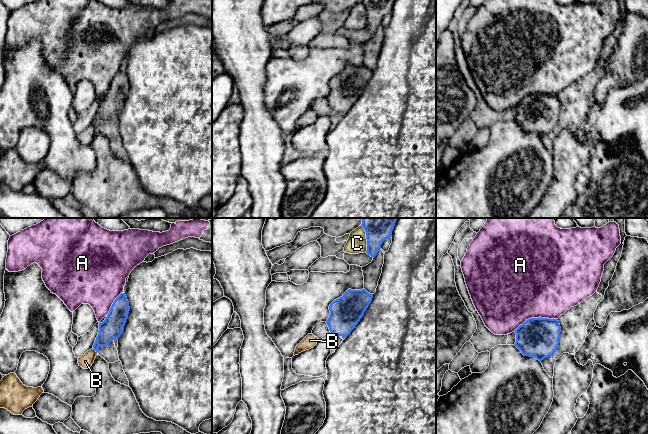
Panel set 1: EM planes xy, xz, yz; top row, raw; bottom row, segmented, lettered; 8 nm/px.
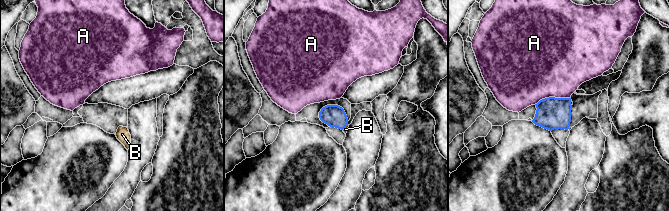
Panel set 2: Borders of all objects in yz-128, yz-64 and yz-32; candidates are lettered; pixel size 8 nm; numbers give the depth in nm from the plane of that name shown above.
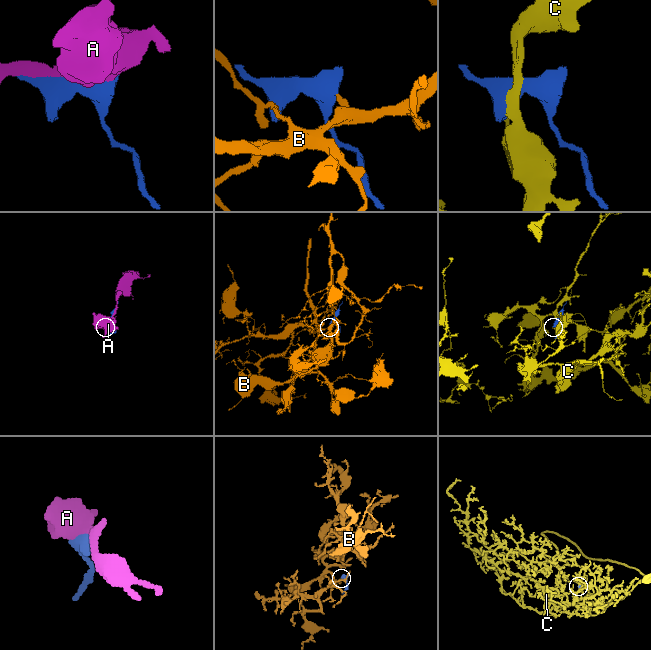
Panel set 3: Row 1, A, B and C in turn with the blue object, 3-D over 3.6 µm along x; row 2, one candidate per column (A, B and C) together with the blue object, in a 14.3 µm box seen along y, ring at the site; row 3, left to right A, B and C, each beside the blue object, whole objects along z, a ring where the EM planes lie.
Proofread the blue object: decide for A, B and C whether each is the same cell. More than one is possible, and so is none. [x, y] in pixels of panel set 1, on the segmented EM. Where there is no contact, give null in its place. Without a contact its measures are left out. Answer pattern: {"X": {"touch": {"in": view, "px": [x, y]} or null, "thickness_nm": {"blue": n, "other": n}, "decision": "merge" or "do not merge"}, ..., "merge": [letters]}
{"A": {"touch": {"in": "yz", "px": [535, 318]}, "thickness_nm": {"blue": 320, "other": 500}, "decision": "do not merge"}, "B": {"touch": {"in": "xy", "px": [95, 350]}, "thickness_nm": {"blue": 180, "other": 110}, "decision": "merge"}, "C": {"touch": {"in": "xz", "px": [366, 238]}, "thickness_nm": {"blue": 260, "other": 160}, "decision": "do not merge"}, "merge": ["B"]}

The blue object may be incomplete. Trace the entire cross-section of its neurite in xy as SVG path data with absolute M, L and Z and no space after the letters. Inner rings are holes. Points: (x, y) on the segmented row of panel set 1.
M121 293L113 302L110 311L102 323L99 323L99 332L93 348L78 358L78 364L83 369L90 369L100 346L107 346L112 340L119 338L123 333L126 319L130 311L129 302L125 293Z

